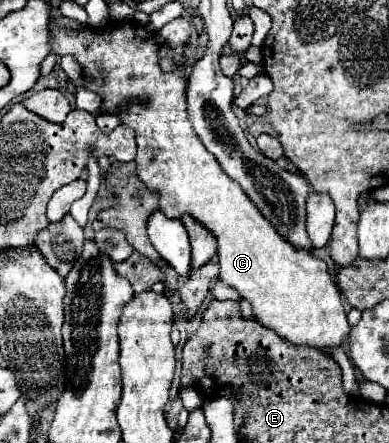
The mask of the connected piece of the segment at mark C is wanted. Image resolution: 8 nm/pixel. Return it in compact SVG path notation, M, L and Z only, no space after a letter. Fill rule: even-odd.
M66 17L50 19L50 51L58 57L72 55L82 71L82 85L88 91L94 91L102 97L102 113L118 115L124 125L134 129L136 133L136 175L148 187L148 191L158 195L160 211L170 219L180 219L184 215L192 215L200 221L218 241L218 265L220 265L220 281L234 287L240 297L250 301L254 317L260 325L276 331L290 345L306 345L316 349L334 349L348 343L350 323L344 311L344 297L338 285L332 281L328 273L328 265L308 253L306 249L294 247L286 241L276 229L272 229L270 221L252 205L248 195L232 181L218 165L218 161L206 151L200 143L186 113L186 89L188 77L184 75L186 65L186 47L190 39L190 21L170 21L160 31L148 31L142 23L132 19L114 21L104 29L86 29L82 23ZM168 51L174 69L164 73L160 67L160 53Z

